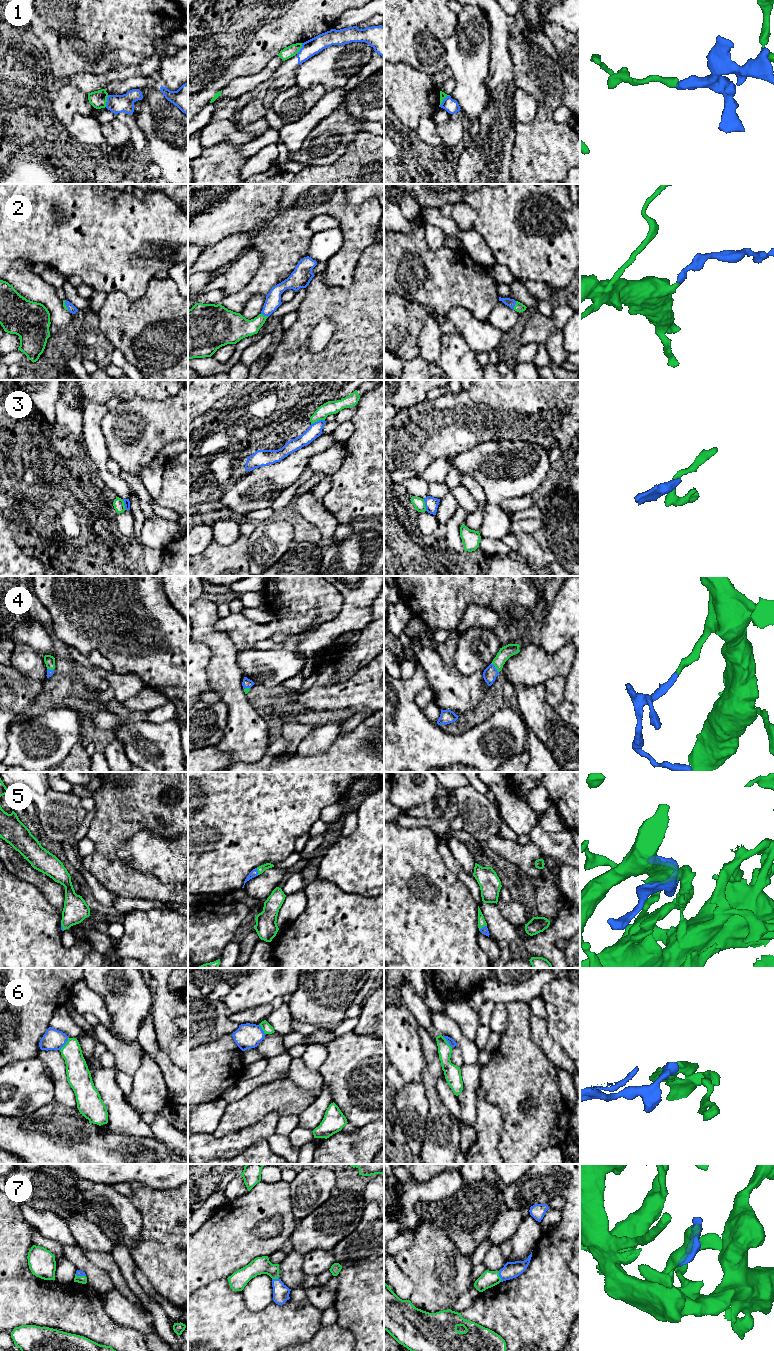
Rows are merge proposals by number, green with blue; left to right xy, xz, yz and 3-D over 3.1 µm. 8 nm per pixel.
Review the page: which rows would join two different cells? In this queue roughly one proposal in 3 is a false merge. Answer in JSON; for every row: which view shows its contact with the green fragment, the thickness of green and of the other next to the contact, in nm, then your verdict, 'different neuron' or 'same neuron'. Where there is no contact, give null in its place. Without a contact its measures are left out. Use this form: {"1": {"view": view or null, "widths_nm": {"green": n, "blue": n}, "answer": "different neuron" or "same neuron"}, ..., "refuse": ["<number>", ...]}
{"1": {"view": "yz", "widths_nm": {"green": 50, "blue": 110}, "answer": "different neuron"}, "2": {"view": "yz", "widths_nm": {"green": 80, "blue": 70}, "answer": "same neuron"}, "3": {"view": "xz", "widths_nm": {"green": 110, "blue": 110}, "answer": "different neuron"}, "4": {"view": "yz", "widths_nm": {"green": 100, "blue": 110}, "answer": "same neuron"}, "5": {"view": "yz", "widths_nm": {"green": 60, "blue": 60}, "answer": "same neuron"}, "6": {"view": "xy", "widths_nm": {"green": 180, "blue": 170}, "answer": "different neuron"}, "7": {"view": "yz", "widths_nm": {"green": 140, "blue": 130}, "answer": "same neuron"}, "refuse": ["1", "3", "6"]}

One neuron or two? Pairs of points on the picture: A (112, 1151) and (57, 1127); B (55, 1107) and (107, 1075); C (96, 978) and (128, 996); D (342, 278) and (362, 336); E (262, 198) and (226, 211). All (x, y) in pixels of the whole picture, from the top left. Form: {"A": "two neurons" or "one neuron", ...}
{"A": "one neuron", "B": "two neurons", "C": "one neuron", "D": "two neurons", "E": "one neuron"}

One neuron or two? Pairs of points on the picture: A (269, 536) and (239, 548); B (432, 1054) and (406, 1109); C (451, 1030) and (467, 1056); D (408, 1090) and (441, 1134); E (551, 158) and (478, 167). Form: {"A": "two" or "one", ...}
{"A": "two", "B": "two", "C": "one", "D": "two", "E": "two"}

